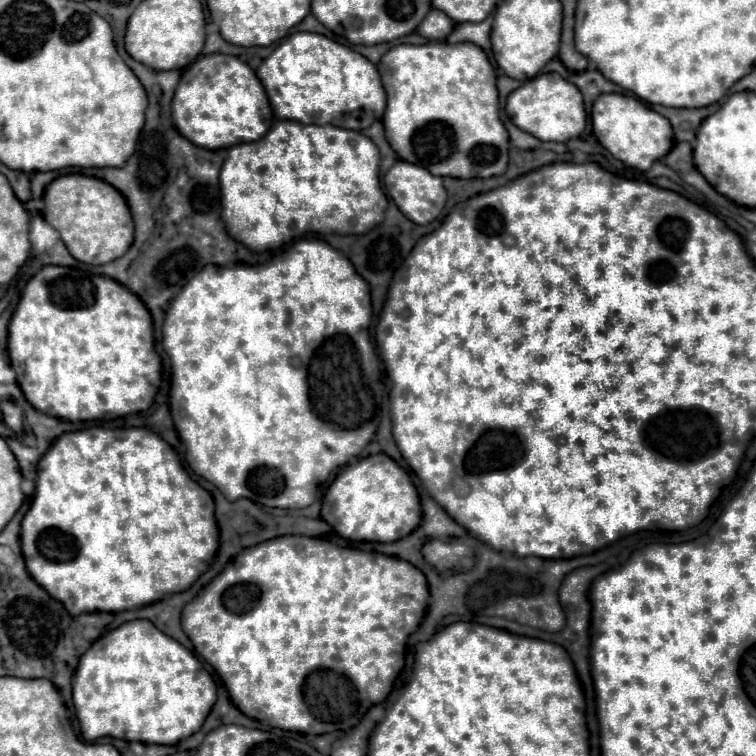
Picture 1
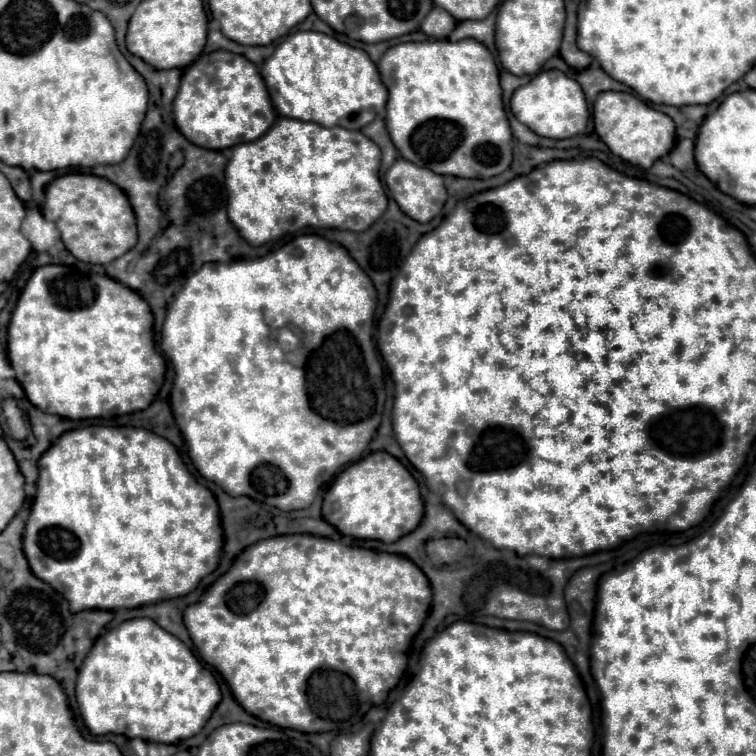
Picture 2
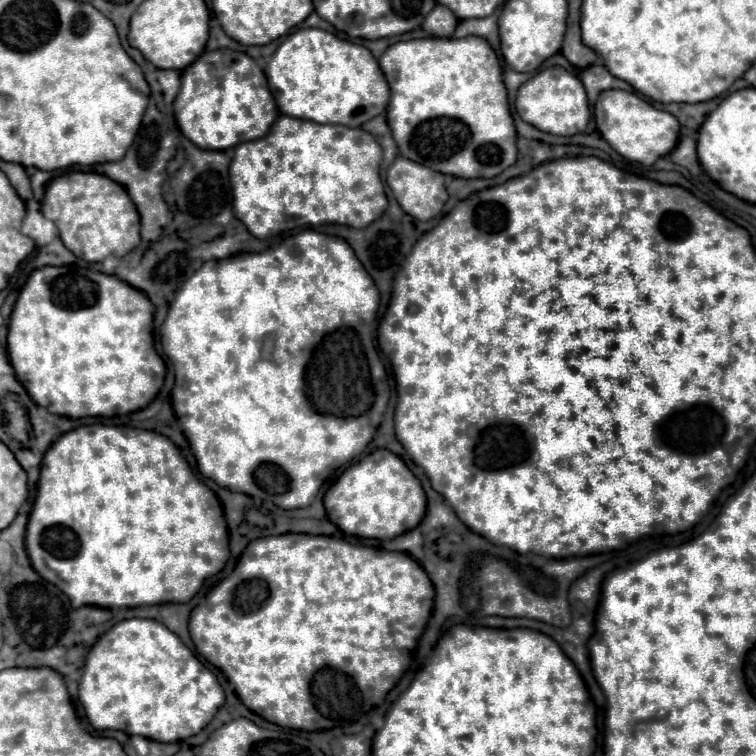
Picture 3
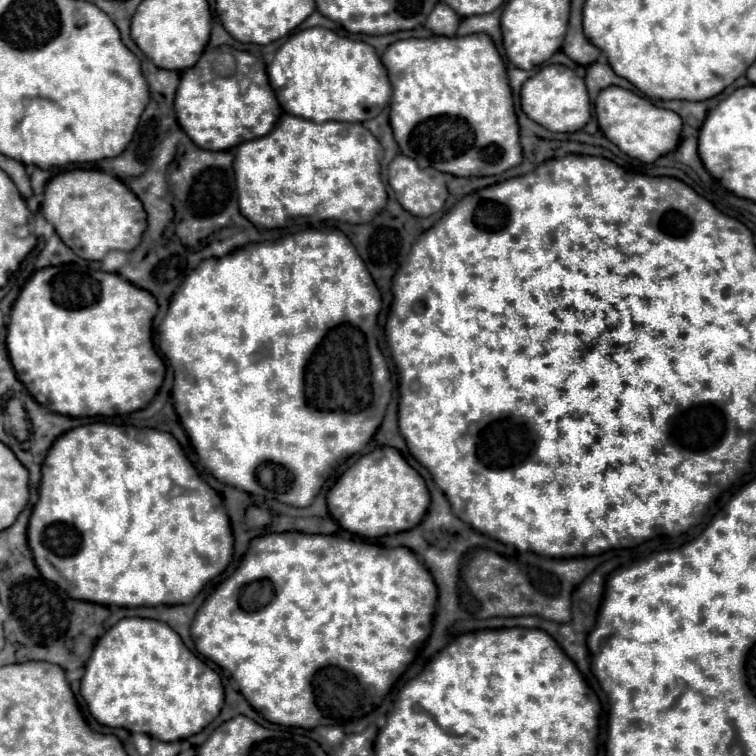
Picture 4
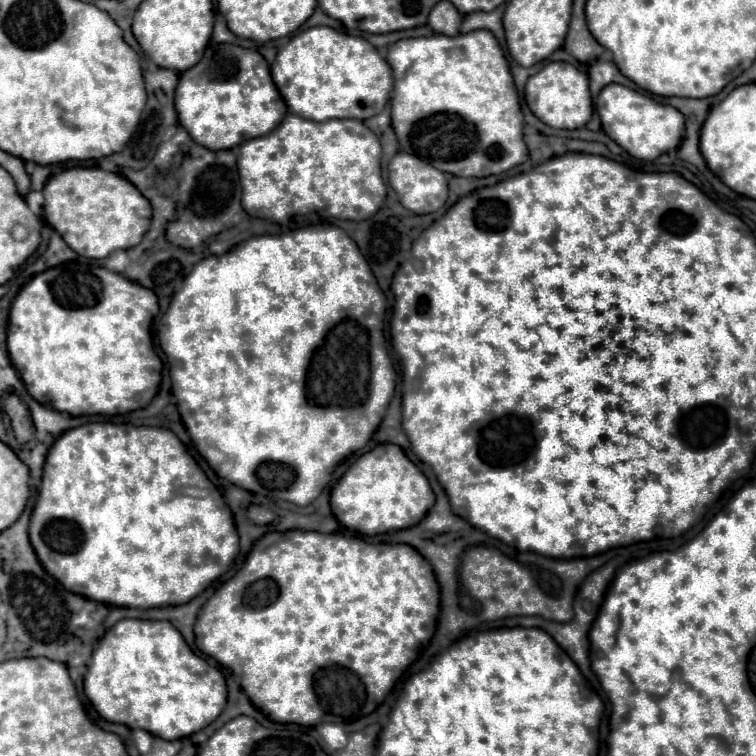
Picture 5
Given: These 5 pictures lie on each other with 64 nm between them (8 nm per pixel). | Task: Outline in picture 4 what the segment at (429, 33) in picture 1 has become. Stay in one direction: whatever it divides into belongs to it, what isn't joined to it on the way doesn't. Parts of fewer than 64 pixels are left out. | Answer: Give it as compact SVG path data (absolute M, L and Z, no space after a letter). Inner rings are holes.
M438 2L426 20L426 28L430 28L434 34L440 36L456 36L458 24L460 24L460 16L444 2Z

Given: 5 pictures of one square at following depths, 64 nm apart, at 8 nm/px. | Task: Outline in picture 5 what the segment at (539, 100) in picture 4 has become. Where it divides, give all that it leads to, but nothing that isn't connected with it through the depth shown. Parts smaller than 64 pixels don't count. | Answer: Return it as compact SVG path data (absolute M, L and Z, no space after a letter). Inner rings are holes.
M548 62L540 72L526 82L528 108L552 128L582 128L592 116L592 96L588 88L588 76L568 62Z

